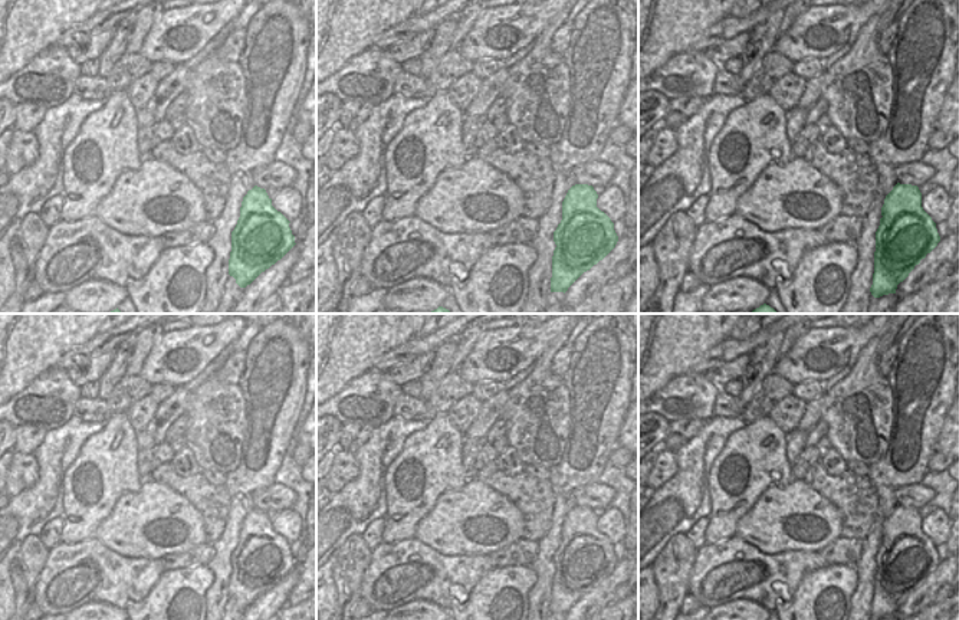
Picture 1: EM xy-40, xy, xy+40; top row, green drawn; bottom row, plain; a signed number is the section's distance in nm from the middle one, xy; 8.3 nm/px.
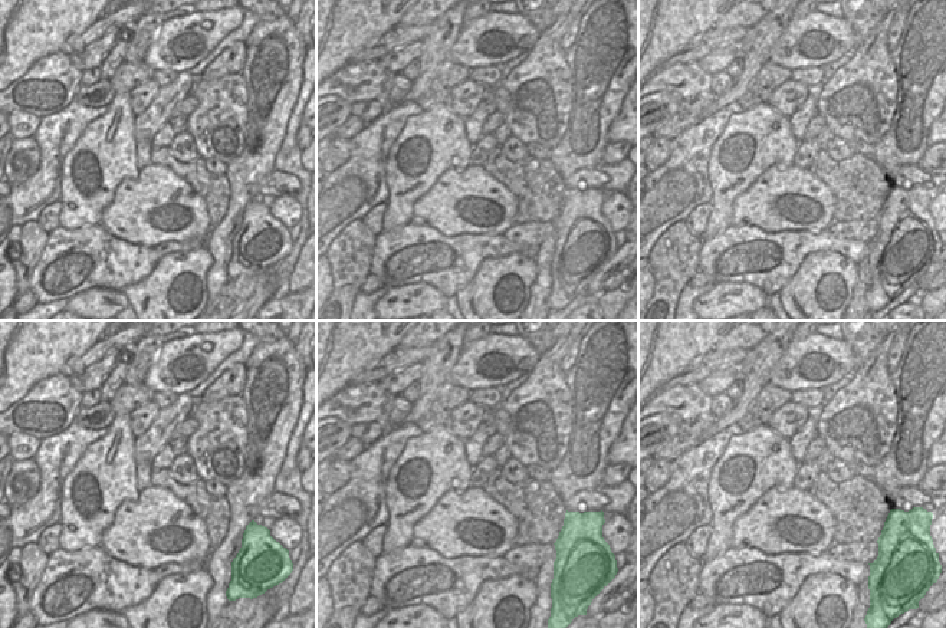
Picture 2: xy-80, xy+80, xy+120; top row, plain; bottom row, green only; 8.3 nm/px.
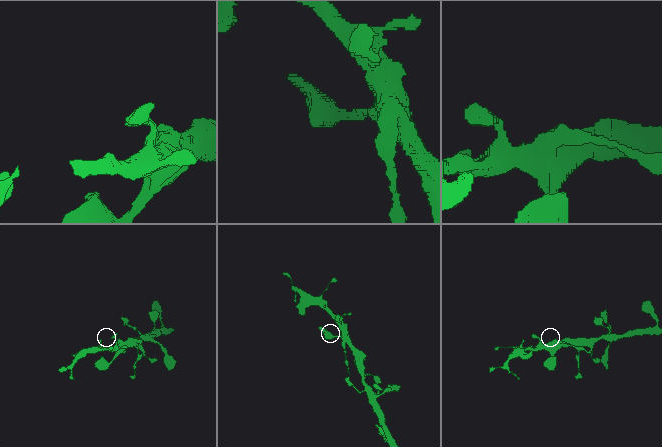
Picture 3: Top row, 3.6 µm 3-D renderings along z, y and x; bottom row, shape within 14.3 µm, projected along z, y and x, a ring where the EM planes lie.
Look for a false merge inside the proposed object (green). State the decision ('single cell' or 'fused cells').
fused cells

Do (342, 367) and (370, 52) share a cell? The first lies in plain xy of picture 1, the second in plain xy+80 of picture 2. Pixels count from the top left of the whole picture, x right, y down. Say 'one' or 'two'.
two

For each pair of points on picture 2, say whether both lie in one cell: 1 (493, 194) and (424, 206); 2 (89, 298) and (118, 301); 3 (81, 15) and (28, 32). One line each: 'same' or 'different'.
1: same
2: same
3: same

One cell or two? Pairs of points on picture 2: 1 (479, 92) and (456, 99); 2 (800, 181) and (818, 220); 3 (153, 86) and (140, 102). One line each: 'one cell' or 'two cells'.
1: one cell
2: one cell
3: one cell

